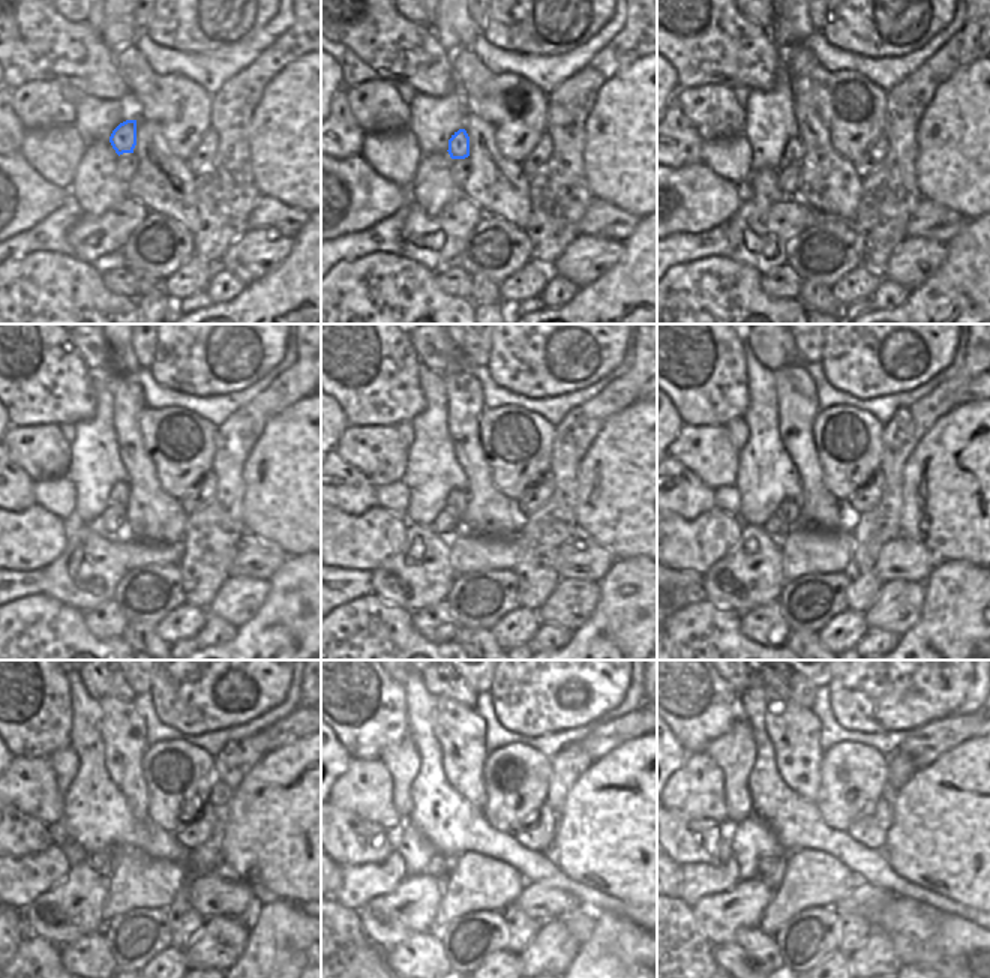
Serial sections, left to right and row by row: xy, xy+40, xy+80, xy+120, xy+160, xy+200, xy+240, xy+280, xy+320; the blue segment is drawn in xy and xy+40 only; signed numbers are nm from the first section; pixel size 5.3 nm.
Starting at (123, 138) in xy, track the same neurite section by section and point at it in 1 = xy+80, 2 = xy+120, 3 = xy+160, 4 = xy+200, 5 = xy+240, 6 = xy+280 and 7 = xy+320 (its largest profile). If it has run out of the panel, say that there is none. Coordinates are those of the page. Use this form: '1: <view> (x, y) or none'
1: xy+80 (794, 149)
2: xy+120 (120, 492)
3: xy+160 (456, 501)
4: xy+200 (789, 509)
5: xy+240 (114, 852)
6: xy+280 (443, 875)
7: xy+320 (773, 879)

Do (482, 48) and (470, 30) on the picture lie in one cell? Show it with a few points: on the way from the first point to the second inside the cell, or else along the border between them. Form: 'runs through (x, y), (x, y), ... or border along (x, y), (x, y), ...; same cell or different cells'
border along (480, 32), (471, 47); different cells

